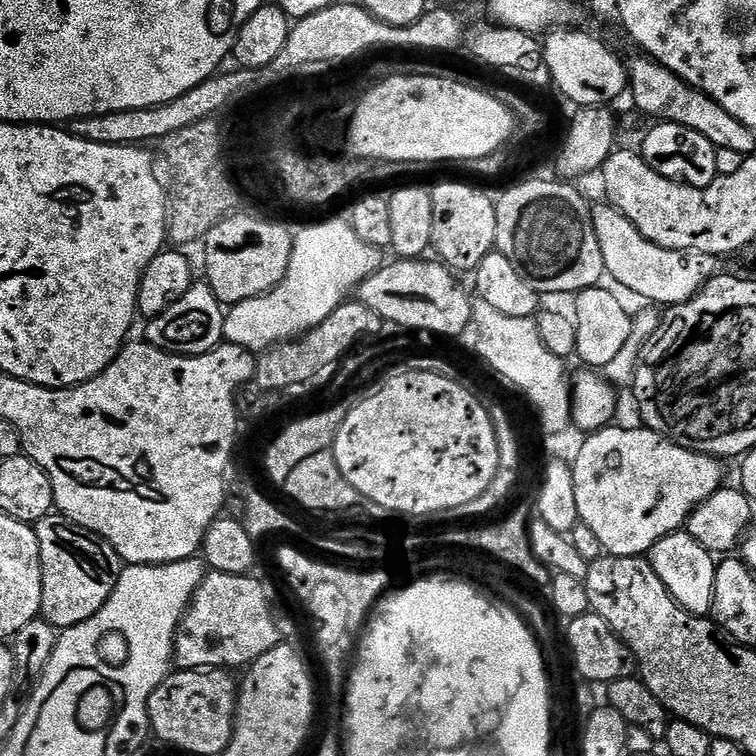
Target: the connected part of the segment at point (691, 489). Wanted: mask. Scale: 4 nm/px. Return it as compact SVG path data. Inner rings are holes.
M609 426L600 429L599 432L593 432L587 437L588 440L576 452L576 461L571 461L572 477L574 478L574 498L578 501L578 514L580 515L580 523L590 526L590 530L594 530L598 542L602 542L605 553L609 556L638 556L647 557L651 553L653 546L659 540L666 538L672 532L679 532L687 525L688 517L692 515L702 502L710 499L714 493L725 483L724 468L719 459L714 456L707 456L701 452L692 452L688 447L682 444L676 444L672 440L666 439L664 436L658 435L647 426L639 426L640 428L616 428L617 426Z

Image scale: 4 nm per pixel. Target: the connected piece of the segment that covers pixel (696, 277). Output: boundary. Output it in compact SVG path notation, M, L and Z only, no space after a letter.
M597 203L592 208L592 221L594 234L598 234L598 246L602 246L605 273L613 276L626 291L649 300L652 303L649 305L687 304L689 300L695 300L704 285L721 271L721 261L717 257L666 250L650 242L611 203Z

